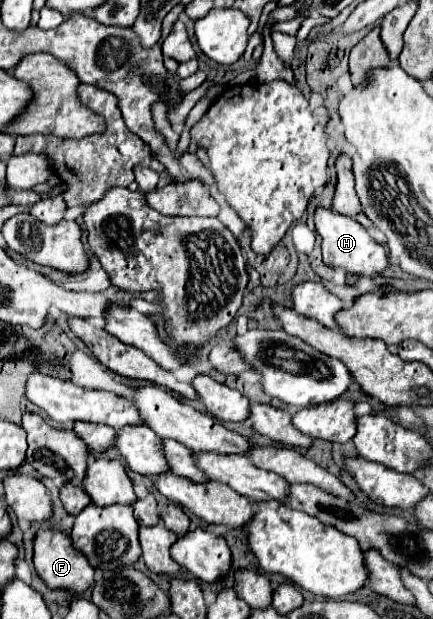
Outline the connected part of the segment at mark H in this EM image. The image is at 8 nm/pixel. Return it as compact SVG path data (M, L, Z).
M317 207L315 209L315 227L317 233L323 237L321 249L323 249L323 263L325 265L339 265L349 273L355 275L367 275L367 277L375 277L379 275L387 265L389 265L389 257L383 245L379 245L353 217L347 217L343 213L337 213L333 209L325 209L325 207Z

